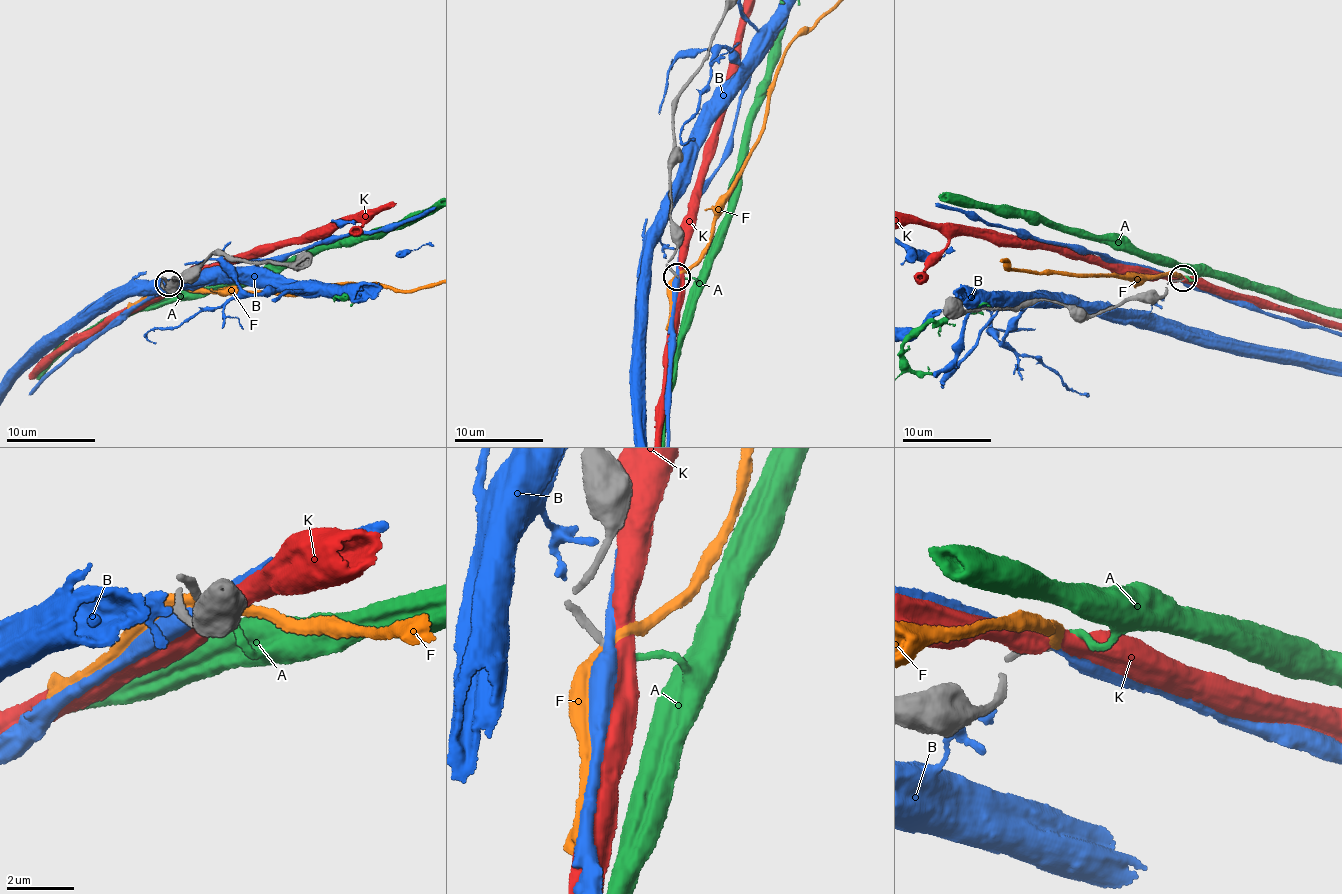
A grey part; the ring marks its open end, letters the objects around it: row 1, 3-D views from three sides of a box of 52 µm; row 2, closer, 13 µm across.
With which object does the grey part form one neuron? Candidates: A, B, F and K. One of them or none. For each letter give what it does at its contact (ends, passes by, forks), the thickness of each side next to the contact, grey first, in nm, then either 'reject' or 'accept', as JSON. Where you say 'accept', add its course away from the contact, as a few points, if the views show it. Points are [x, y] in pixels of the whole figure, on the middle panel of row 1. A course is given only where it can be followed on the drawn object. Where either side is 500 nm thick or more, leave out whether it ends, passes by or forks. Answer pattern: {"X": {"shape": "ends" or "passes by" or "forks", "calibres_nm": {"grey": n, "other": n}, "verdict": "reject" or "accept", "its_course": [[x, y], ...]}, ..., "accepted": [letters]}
{"A": {"shape": "ends", "calibres_nm": {"grey": 200, "other": 180}, "verdict": "accept"}, "B": {"shape": "passes by", "calibres_nm": {"grey": 240, "other": 320}, "verdict": "reject"}, "F": {"shape": "passes by", "calibres_nm": {"grey": 240, "other": 280}, "verdict": "reject"}, "K": {"calibres_nm": {"grey": 200, "other": 500}, "verdict": "reject"}, "accepted": ["A"]}

